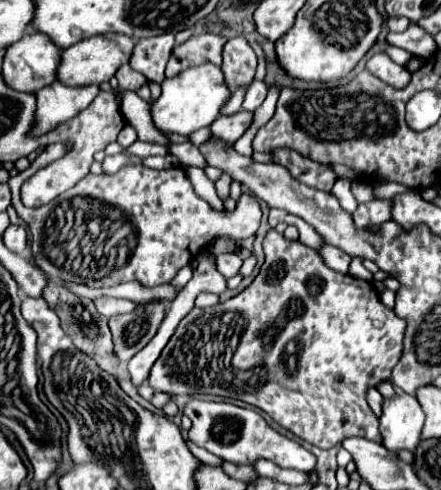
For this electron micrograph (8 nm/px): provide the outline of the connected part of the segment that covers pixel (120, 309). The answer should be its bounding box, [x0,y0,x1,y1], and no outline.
[95,297,135,317]

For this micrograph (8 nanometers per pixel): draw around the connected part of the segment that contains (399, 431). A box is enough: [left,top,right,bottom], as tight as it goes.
[379,391,425,451]

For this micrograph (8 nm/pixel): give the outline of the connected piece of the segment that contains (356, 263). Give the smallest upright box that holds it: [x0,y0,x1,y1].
[349,259,373,281]

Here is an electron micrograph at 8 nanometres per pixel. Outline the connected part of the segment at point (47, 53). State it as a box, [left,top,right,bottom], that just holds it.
[1,31,59,93]

